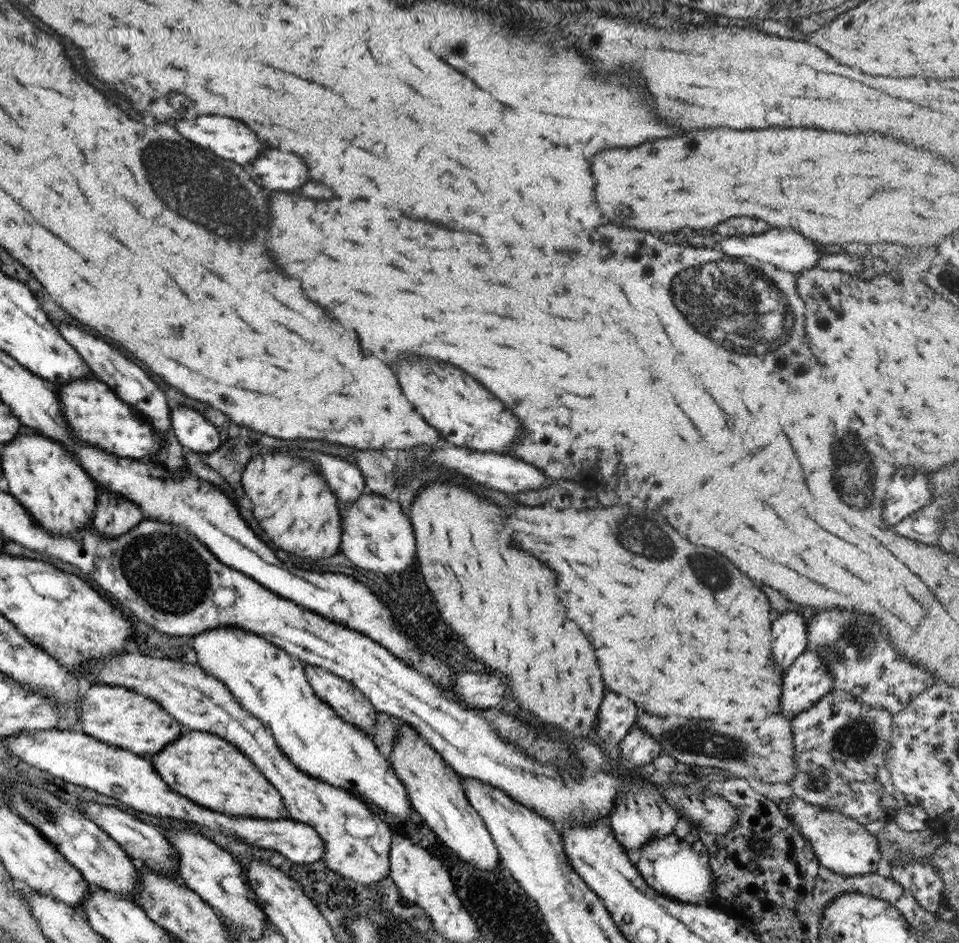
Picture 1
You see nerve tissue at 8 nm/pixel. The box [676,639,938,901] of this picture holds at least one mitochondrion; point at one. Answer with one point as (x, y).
(858, 739)

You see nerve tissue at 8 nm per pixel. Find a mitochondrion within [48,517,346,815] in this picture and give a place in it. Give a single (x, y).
(166, 573)

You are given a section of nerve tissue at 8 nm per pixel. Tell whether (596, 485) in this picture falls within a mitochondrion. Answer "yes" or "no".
no

